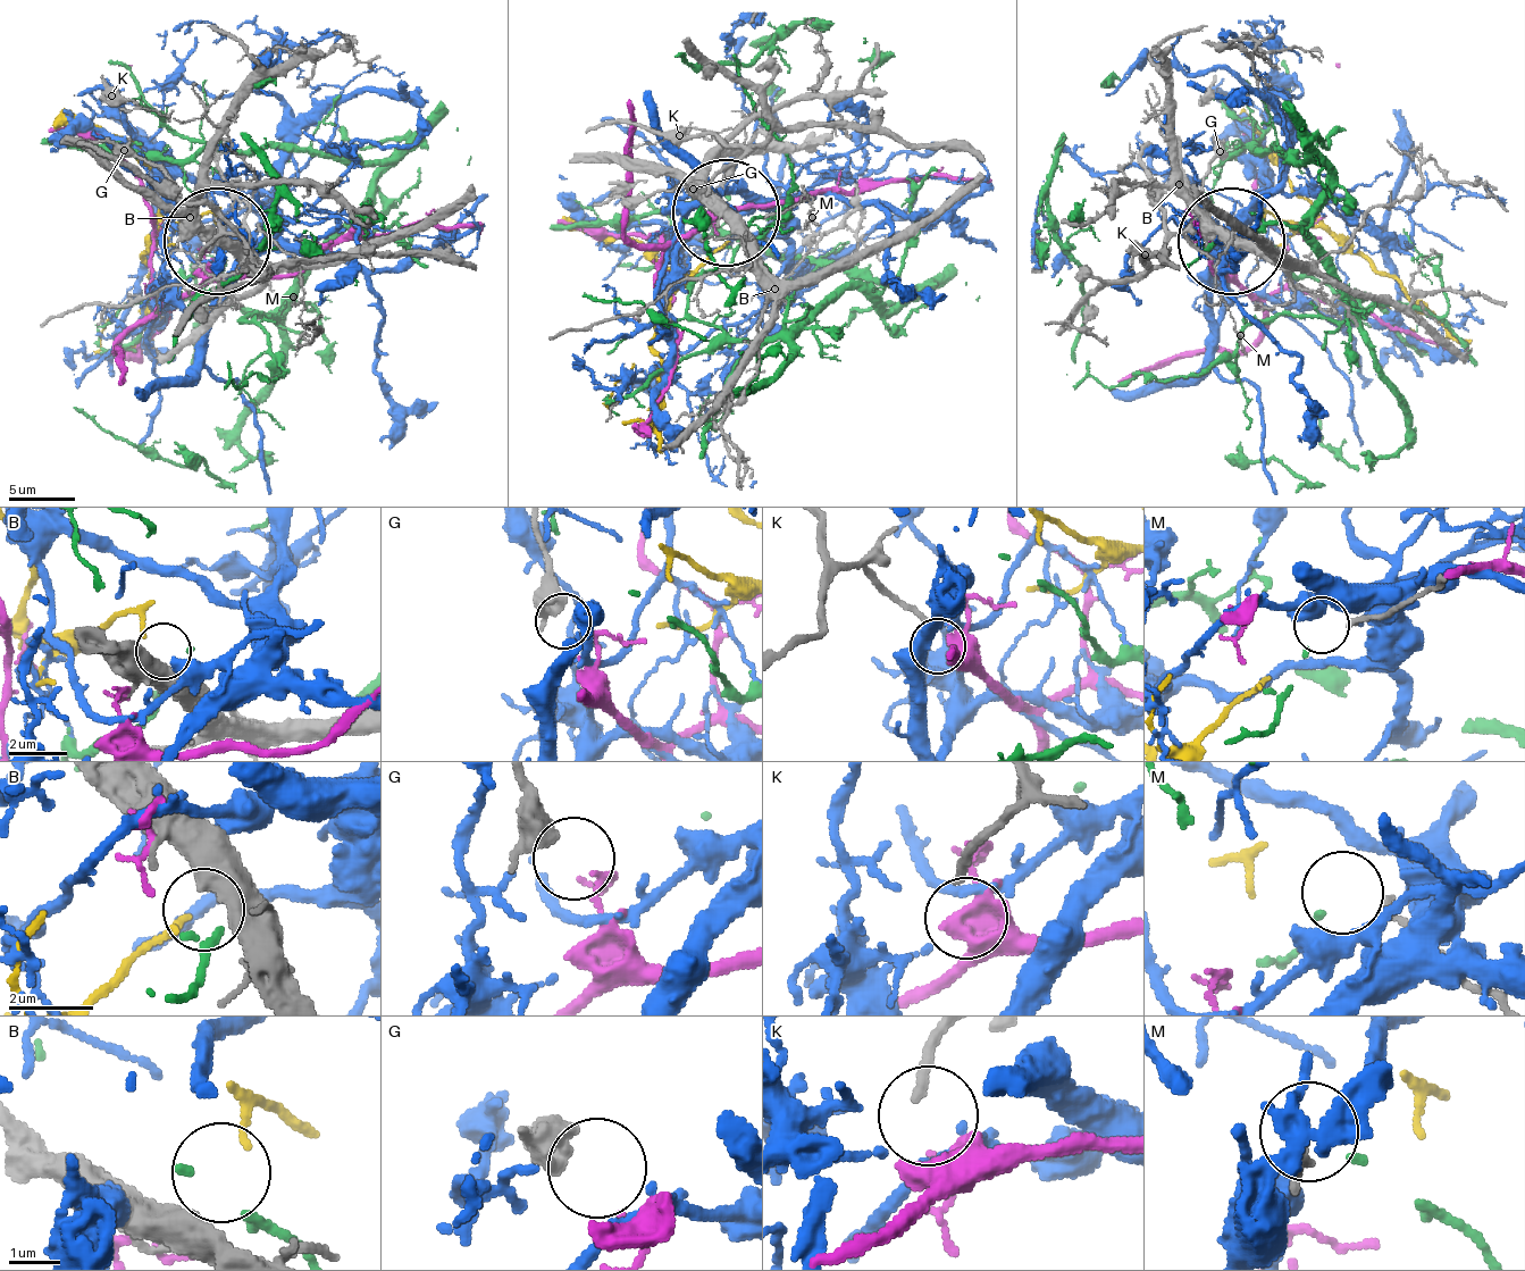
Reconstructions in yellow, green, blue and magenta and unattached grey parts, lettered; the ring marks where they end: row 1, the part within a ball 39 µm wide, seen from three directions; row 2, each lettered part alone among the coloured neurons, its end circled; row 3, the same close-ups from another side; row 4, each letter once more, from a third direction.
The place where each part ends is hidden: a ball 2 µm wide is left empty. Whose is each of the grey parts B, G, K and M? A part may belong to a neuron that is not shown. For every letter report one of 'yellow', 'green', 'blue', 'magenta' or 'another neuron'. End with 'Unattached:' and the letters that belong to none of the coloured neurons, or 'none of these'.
B: another neuron
G: magenta
K: another neuron
M: green
Unattached: B, K

